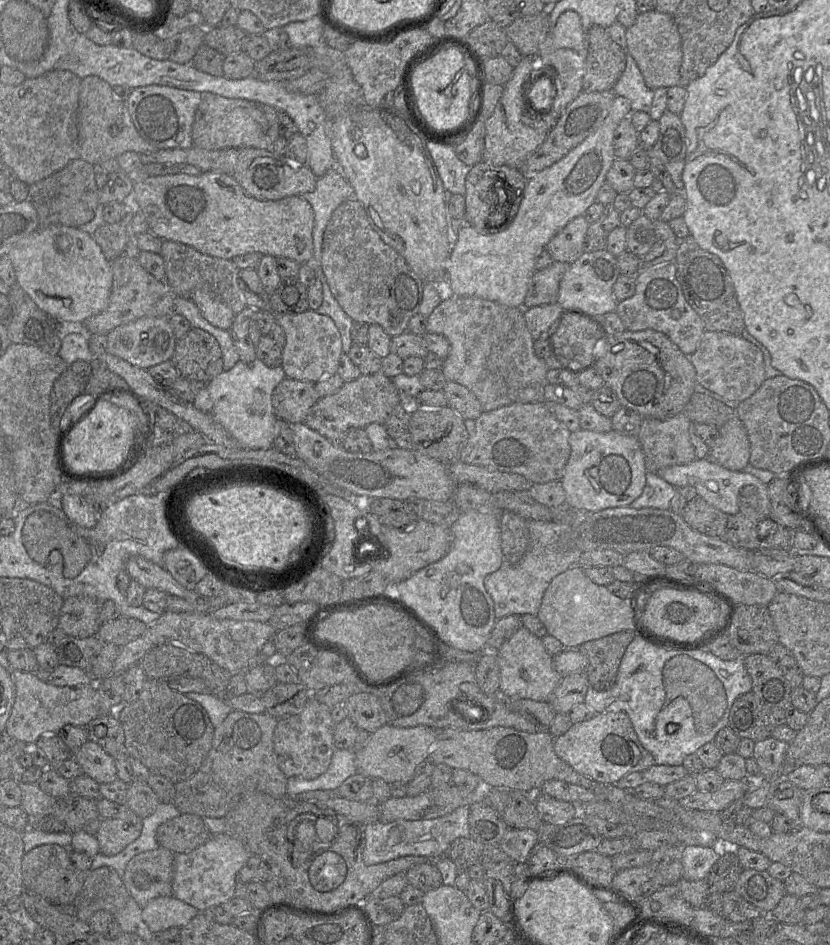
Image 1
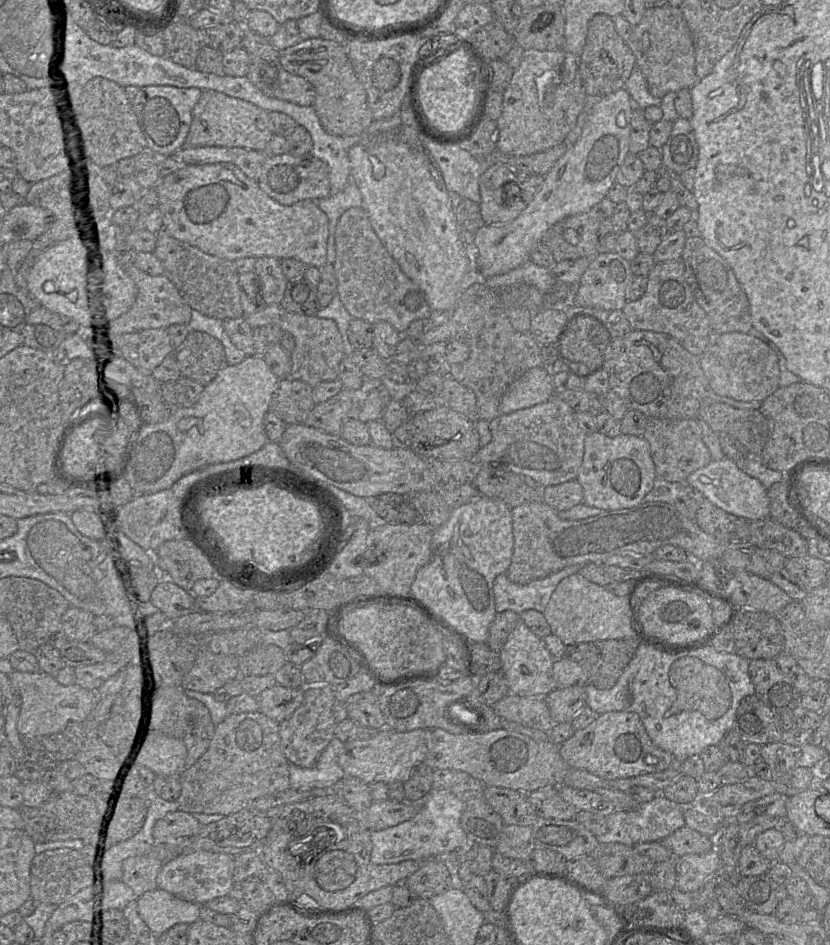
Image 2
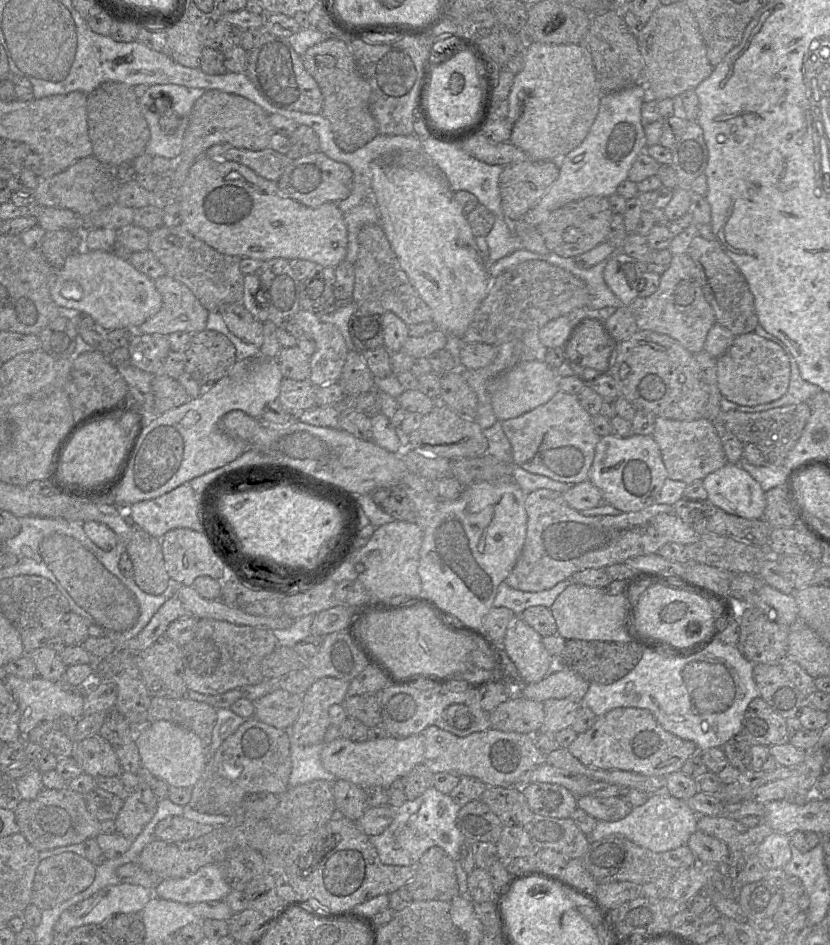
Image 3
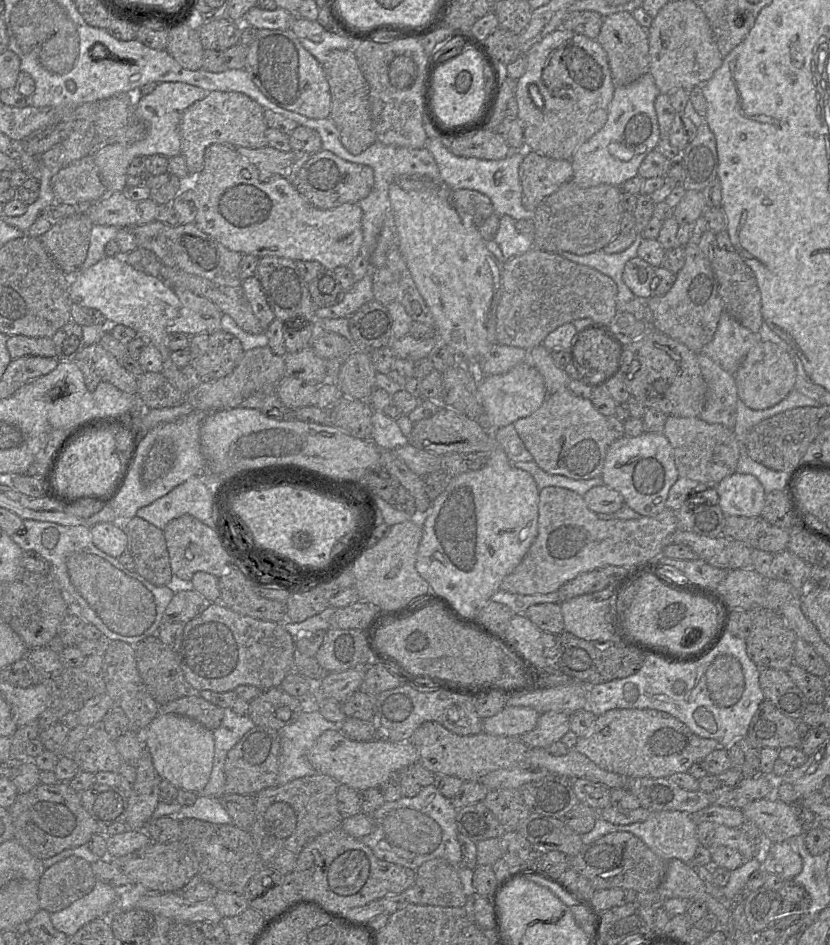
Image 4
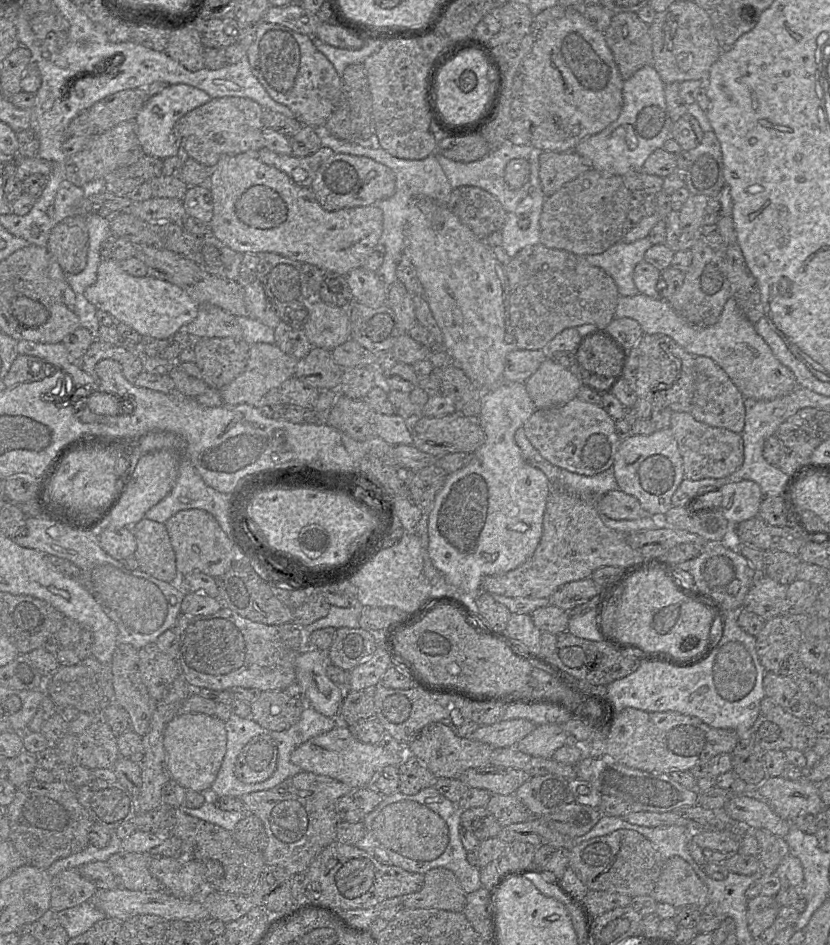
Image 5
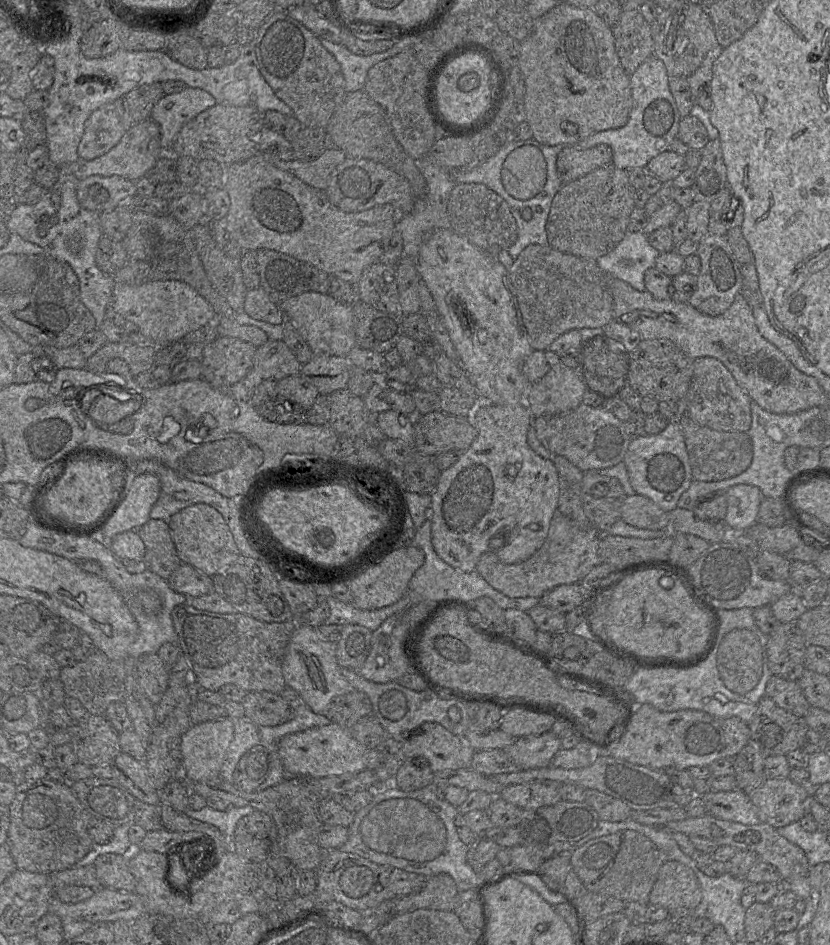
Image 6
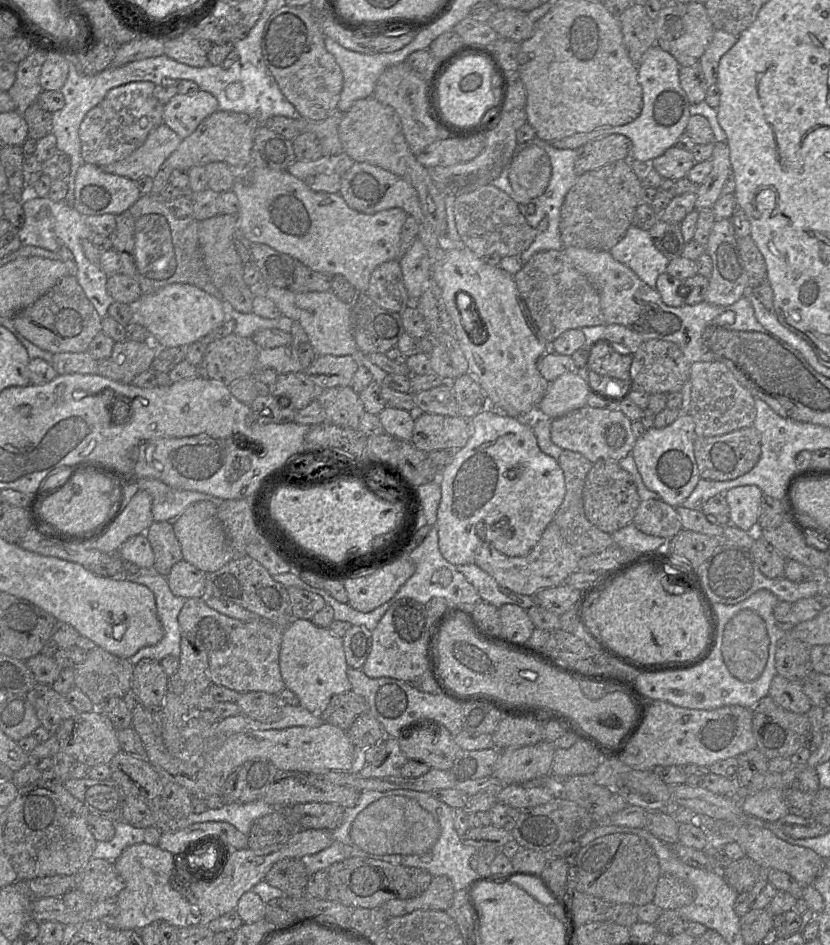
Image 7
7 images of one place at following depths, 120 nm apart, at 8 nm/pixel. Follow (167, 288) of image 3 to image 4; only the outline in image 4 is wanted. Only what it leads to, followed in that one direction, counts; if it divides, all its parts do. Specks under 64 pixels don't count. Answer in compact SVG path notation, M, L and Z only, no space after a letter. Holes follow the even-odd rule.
M173 288L181 302L179 316L167 327L168 334L195 336L221 330L223 313L209 299L182 288Z

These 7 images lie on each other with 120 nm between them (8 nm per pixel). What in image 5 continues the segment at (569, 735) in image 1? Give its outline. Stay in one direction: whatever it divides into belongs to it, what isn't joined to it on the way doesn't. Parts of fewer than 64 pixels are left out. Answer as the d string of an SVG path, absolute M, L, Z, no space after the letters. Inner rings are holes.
M624 708L617 712L609 730L592 731L589 741L581 746L588 755L612 758L630 768L649 773L670 773L689 771L700 763L708 763L718 754L730 754L741 736L732 729L713 728L697 717L679 712Z

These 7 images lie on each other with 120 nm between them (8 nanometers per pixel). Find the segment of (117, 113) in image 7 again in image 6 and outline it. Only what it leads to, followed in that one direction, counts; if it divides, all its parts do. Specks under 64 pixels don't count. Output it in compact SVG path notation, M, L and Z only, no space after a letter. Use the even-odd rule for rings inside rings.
M122 97L96 109L85 122L78 145L83 160L93 160L113 148L130 127L123 117Z

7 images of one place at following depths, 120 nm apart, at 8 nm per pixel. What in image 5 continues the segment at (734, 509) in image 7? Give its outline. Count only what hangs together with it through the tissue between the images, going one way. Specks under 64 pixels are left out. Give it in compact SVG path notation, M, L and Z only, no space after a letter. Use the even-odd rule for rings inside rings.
M752 480L723 485L721 511L731 526L757 517L764 498L760 486Z

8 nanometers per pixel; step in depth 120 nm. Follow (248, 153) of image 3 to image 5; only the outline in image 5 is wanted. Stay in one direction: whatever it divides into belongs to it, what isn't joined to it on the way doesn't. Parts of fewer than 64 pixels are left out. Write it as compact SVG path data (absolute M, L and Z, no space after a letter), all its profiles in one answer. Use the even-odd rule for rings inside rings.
M322 146L309 156L295 157L279 154L262 147L255 154L263 163L287 174L297 185L311 188L317 170L334 154L334 151Z

